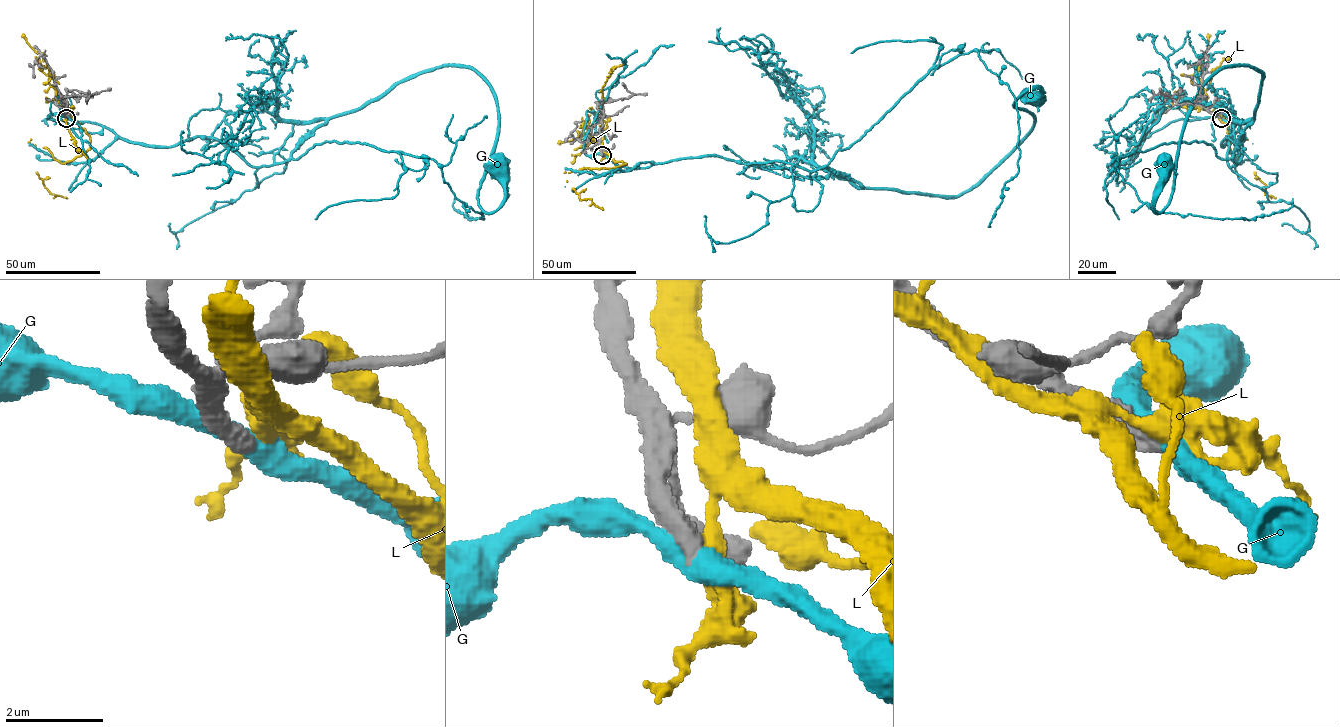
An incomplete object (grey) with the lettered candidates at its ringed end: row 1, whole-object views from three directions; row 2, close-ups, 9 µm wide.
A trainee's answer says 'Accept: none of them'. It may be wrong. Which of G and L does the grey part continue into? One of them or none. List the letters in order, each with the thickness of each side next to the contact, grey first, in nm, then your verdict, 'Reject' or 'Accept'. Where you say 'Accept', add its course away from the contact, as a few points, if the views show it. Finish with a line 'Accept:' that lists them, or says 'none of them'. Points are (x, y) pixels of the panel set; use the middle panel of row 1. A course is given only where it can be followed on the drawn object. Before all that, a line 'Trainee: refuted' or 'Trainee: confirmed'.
Trainee: confirmed
G: Thickness 500 nm (grey) against 400 nm. Reject
L: Thickness 480 nm (grey) against 420 nm. Reject
Accept: none of them

